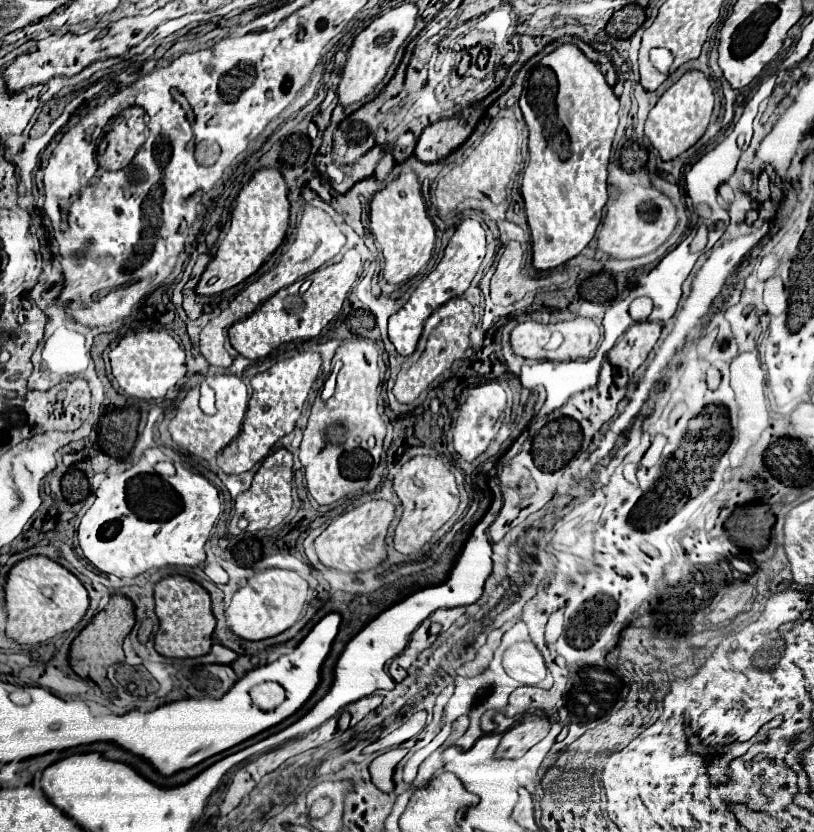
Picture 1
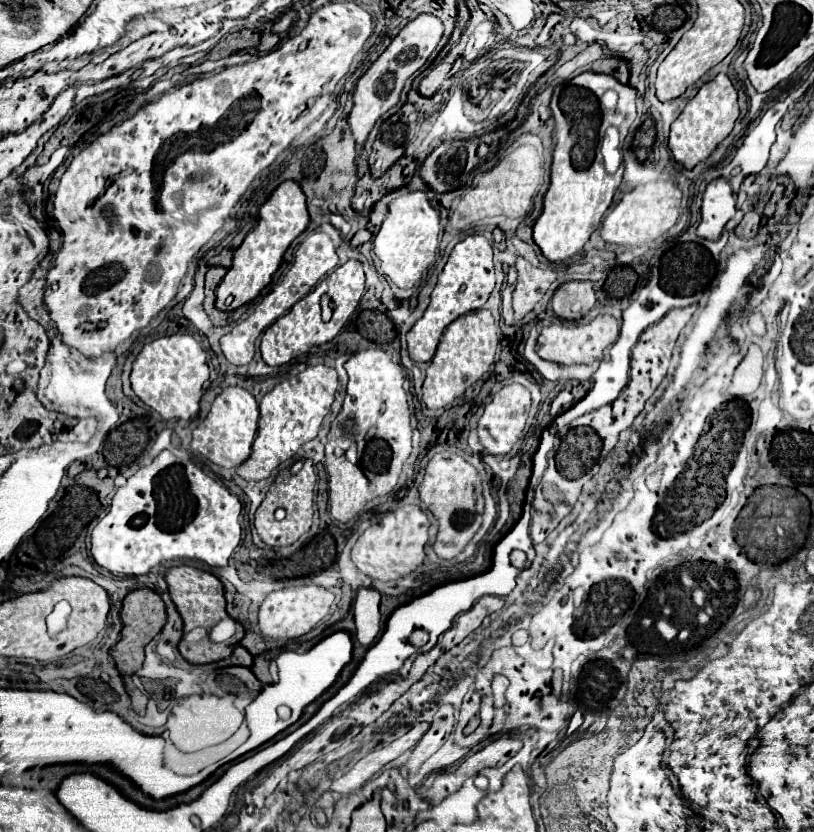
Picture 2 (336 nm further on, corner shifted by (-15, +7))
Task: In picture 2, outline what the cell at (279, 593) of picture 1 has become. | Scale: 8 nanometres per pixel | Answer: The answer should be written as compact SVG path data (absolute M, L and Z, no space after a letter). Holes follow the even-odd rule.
M316 585L286 587L270 593L262 601L258 611L258 627L262 635L268 639L296 639L312 631L330 613L332 603L334 603L334 595L324 587L316 587Z

